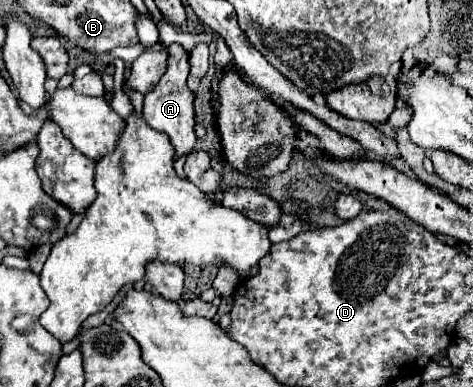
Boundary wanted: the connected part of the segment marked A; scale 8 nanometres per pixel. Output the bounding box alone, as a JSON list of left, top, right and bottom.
[143,44,197,158]

